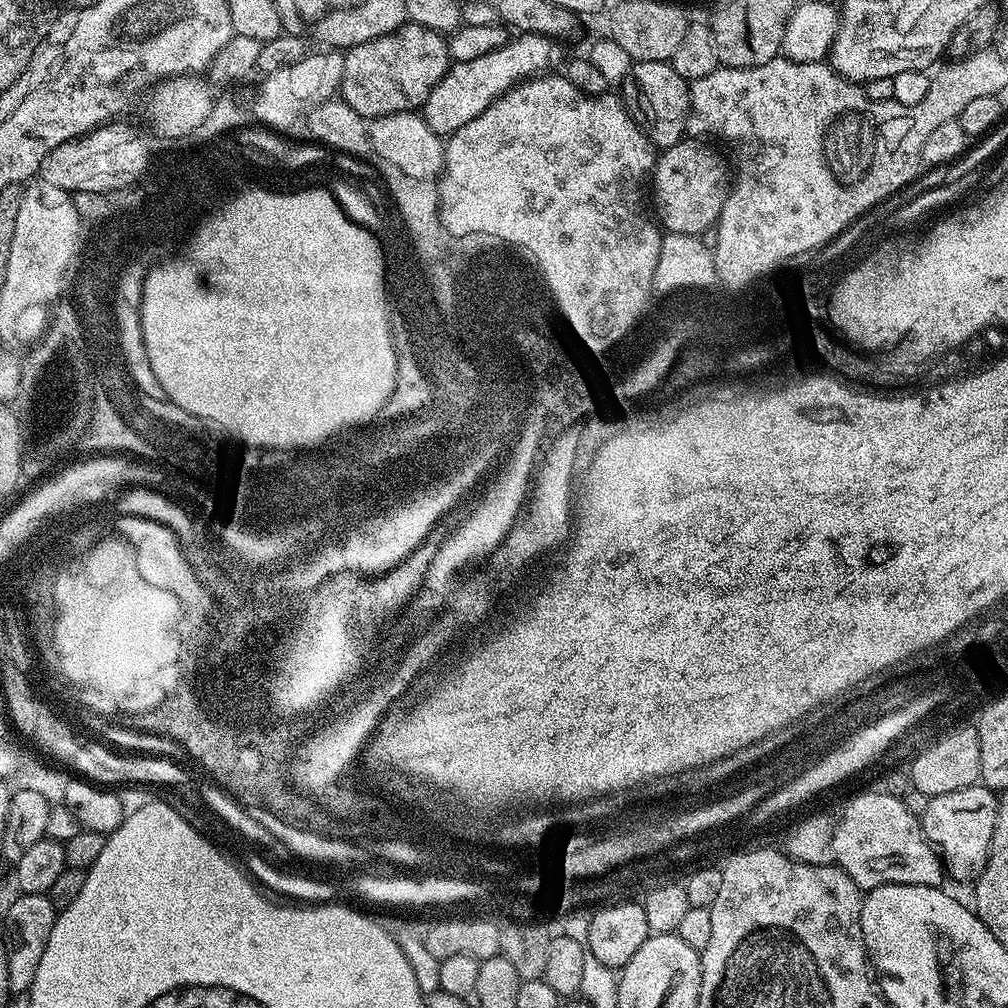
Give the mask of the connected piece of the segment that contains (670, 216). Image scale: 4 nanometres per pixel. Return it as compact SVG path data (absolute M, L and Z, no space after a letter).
M685 138L657 155L650 173L650 204L665 233L700 236L707 228L709 231L720 216L730 187L730 172L724 169L719 154L704 144L707 143Z

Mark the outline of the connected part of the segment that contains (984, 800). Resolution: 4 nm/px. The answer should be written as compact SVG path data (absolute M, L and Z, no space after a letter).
M977 782L969 788L931 797L924 816L919 817L928 843L940 854L947 875L956 880L975 881L992 855L994 822L998 814L997 793Z

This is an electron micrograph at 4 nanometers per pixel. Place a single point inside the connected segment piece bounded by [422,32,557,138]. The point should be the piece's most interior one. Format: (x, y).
(468, 88)

